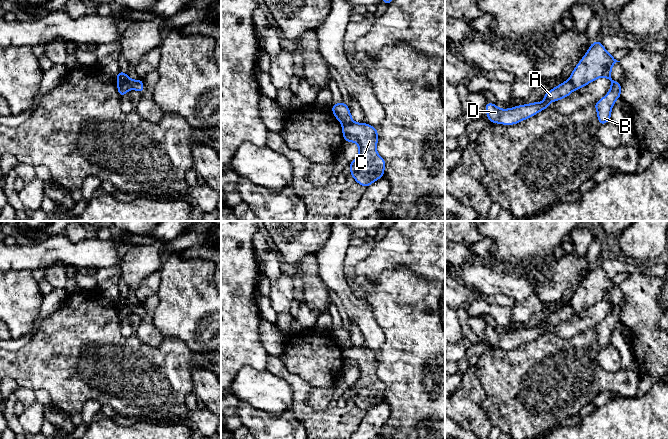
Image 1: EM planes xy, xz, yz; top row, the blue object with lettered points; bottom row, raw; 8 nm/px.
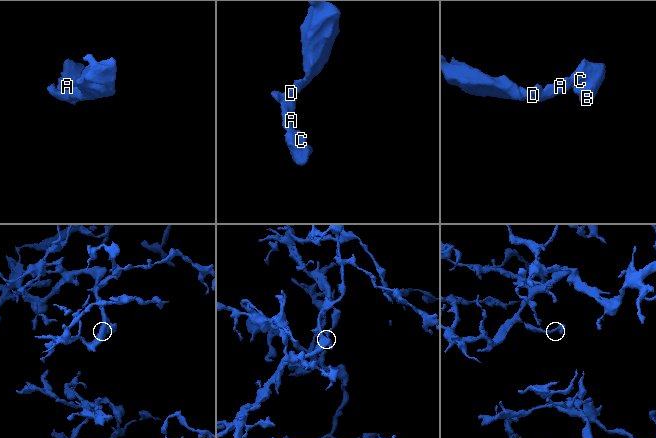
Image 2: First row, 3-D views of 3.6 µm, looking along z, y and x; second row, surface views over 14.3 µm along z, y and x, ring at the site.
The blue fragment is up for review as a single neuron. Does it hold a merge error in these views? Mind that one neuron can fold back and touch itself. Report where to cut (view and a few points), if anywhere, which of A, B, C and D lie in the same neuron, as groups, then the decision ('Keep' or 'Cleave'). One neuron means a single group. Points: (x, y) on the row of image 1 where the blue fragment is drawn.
Split along xy (117, 80), (125, 82), (131, 88). Groups: A D / B C. Cleave

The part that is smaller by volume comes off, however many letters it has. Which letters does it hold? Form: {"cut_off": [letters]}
{"cut_off": ["B", "C"]}

